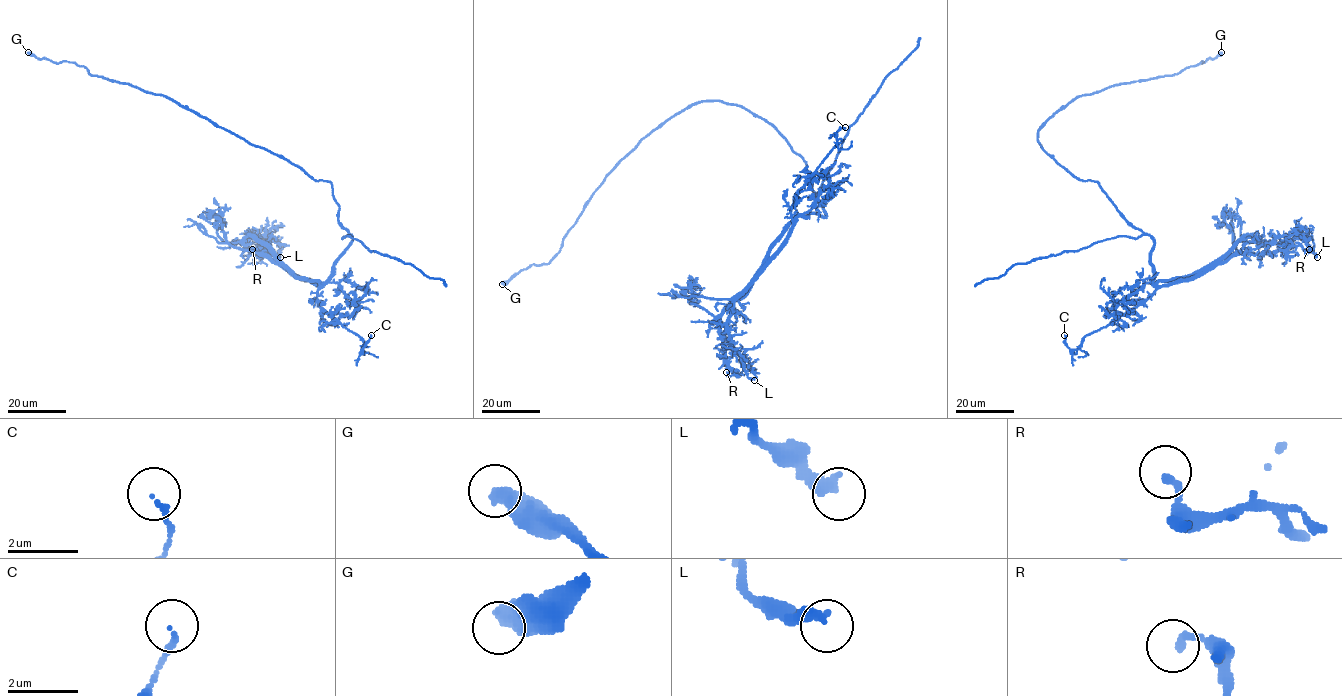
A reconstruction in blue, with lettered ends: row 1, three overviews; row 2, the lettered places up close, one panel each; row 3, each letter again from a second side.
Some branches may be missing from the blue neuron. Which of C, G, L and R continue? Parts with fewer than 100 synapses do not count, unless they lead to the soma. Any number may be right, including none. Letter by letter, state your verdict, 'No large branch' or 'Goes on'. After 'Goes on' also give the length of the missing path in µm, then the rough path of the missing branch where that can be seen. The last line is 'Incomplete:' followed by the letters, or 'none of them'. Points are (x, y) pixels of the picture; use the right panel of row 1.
C: No large branch
G: No large branch
L: No large branch
R: No large branch
Incomplete: none of them

